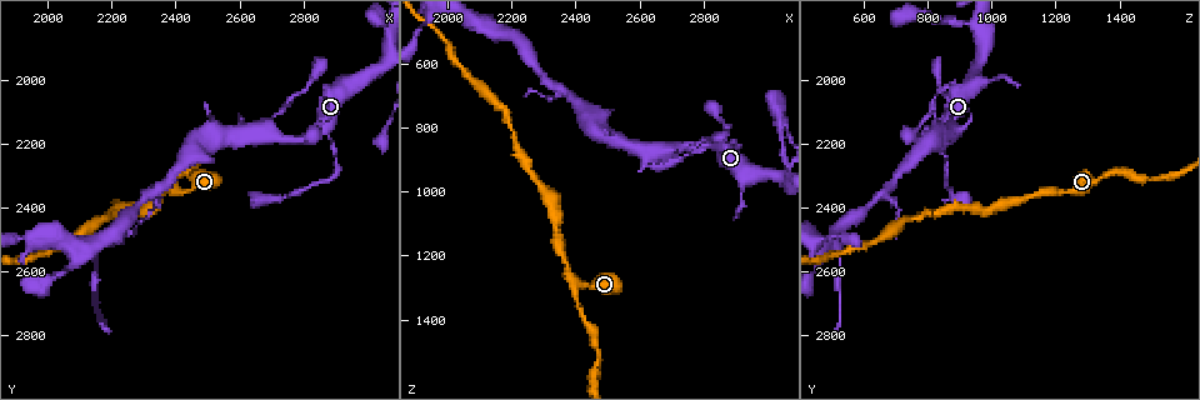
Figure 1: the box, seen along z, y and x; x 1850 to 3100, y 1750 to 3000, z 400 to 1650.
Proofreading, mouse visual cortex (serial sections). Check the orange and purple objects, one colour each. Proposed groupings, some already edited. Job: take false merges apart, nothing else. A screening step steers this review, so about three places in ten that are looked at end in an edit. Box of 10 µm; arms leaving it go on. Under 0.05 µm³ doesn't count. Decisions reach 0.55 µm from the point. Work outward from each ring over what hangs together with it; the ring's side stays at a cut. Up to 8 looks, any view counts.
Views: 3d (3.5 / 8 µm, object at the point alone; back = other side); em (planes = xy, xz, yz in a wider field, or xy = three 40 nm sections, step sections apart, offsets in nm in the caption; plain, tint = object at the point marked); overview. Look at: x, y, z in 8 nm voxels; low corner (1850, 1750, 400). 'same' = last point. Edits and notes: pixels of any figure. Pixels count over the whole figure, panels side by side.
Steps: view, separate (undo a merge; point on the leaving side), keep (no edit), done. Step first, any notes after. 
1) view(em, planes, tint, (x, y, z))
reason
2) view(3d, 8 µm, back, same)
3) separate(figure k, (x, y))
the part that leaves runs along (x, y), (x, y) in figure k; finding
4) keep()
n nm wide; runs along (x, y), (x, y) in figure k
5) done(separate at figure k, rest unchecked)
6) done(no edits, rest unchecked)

view(3d, 8 µm, (2380, 2360, 1230))

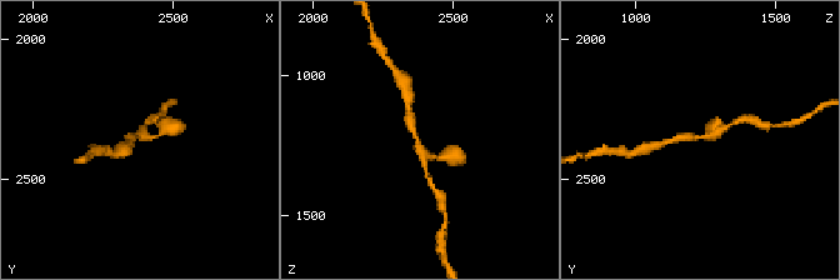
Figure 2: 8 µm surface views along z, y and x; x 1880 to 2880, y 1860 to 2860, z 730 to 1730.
view(3d, 3.5 µm, same)

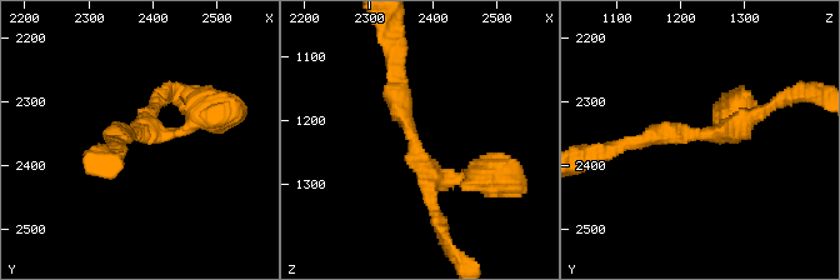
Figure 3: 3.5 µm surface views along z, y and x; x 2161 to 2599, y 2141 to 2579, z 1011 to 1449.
view(em, xy, step 5, tint, (2370, 2355, 1220))
now the EM

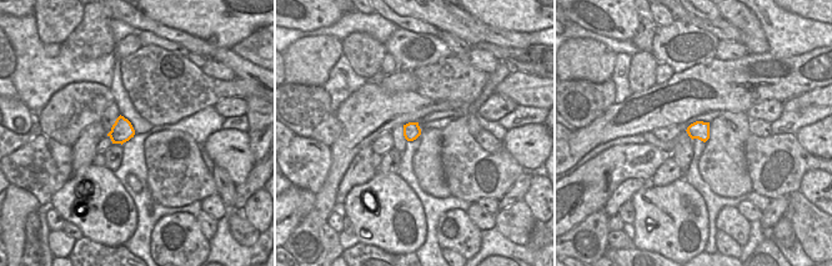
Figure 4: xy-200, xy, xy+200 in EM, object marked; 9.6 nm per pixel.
keep()
runs along (466, 176), (420, 164), (394, 61) in figure 3; all the same cell

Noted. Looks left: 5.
view(3d, 3.5 µm, (2680, 2160, 870))
thick turns thin

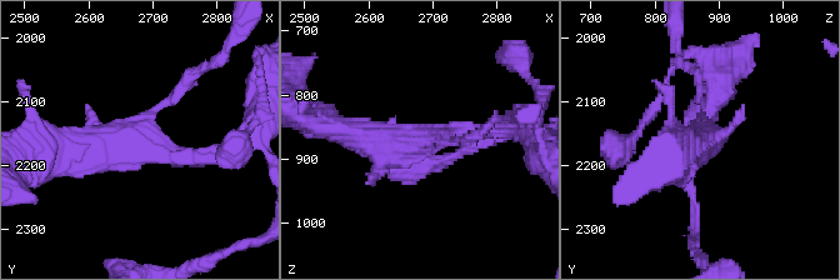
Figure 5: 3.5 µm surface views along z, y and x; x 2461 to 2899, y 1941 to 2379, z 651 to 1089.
view(em, xy, step 5, tint, (2685, 2155, 875))
need the tissue

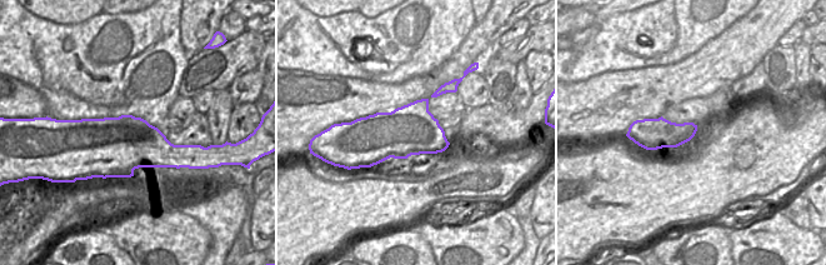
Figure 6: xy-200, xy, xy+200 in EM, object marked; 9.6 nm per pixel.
keep()
runs along (221, 159), (144, 136), (64, 144) in figure 5; continuous, no second cell

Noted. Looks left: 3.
view(3d, 3.5 µm, (2900, 2290, 860))
sharp bend

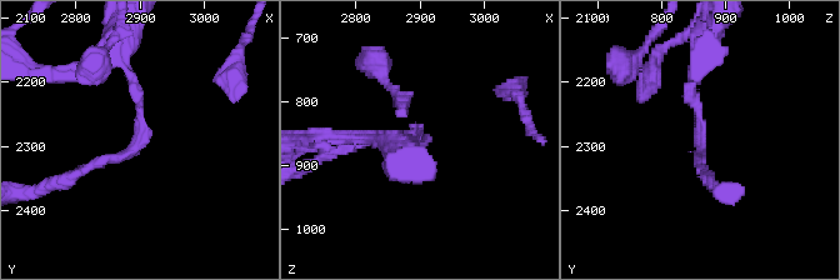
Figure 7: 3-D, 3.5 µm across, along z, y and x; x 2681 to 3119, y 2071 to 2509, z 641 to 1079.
keep()
runs along (126, 65), (141, 138), (65, 180) in figure 7; one cell here

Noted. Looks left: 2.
done(no edits, rest unchecked)

